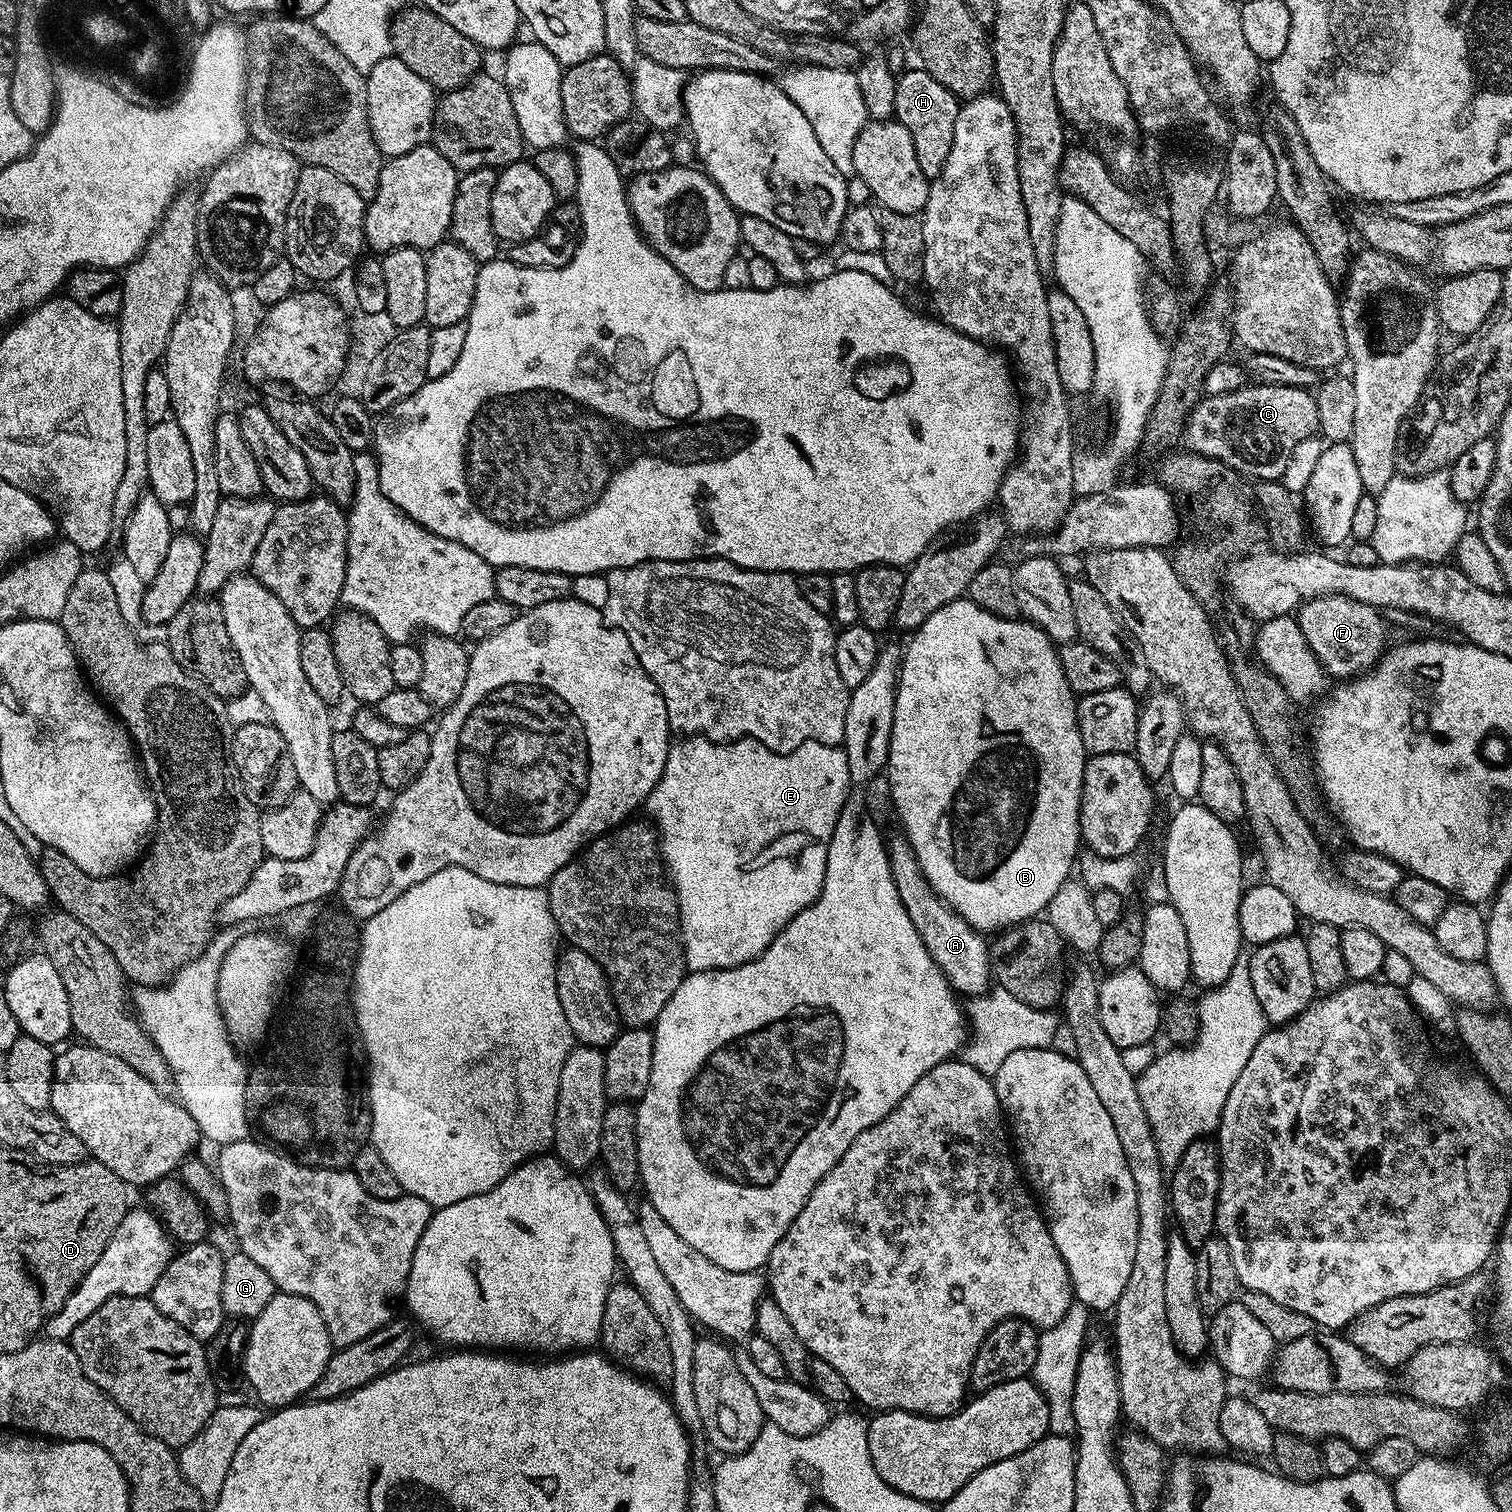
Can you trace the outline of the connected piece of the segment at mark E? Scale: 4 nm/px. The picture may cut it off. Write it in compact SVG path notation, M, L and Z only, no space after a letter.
M695 734L671 745L662 778L654 786L646 801L647 815L654 825L660 842L660 857L664 860L666 875L676 890L676 901L680 907L680 937L684 940L684 963L689 973L712 972L716 968L737 968L739 964L758 958L774 942L774 938L802 910L816 901L826 878L826 854L830 850L830 838L834 826L848 798L850 781L848 763L843 747L808 740L799 744L792 752L775 752L757 740L743 739L717 742Z

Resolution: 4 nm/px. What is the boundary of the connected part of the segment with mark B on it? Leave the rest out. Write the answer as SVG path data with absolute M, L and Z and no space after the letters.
M961 598L950 602L946 606L942 606L934 614L930 614L930 618L926 618L926 622L922 622L922 626L911 633L912 640L902 652L900 662L900 674L896 685L896 705L894 706L894 726L892 727L892 737L890 738L890 754L888 755L888 766L886 775L890 786L892 787L891 807L896 807L896 812L900 815L900 824L903 835L908 837L910 846L914 846L914 854L918 858L918 866L922 866L922 874L926 874L926 878L930 882L930 886L934 891L951 906L955 912L962 914L962 918L966 918L966 922L970 922L970 926L974 926L978 931L985 934L996 934L1001 930L1012 927L1013 924L1022 924L1026 920L1039 917L1041 913L1047 909L1050 898L1054 898L1054 893L1058 891L1058 886L1062 886L1062 882L1070 879L1071 870L1074 868L1074 861L1077 859L1078 851L1082 841L1080 839L1080 787L1082 786L1082 778L1084 777L1084 762L1086 753L1084 743L1080 737L1078 730L1078 722L1076 721L1077 701L1074 694L1070 690L1070 686L1066 682L1066 674L1062 674L1062 666L1060 665L1060 653L1057 645L1051 640L1041 628L1036 627L1031 622L1025 622L1023 619L1004 620L1001 616L990 614L986 610L982 610L974 601L967 598Z

